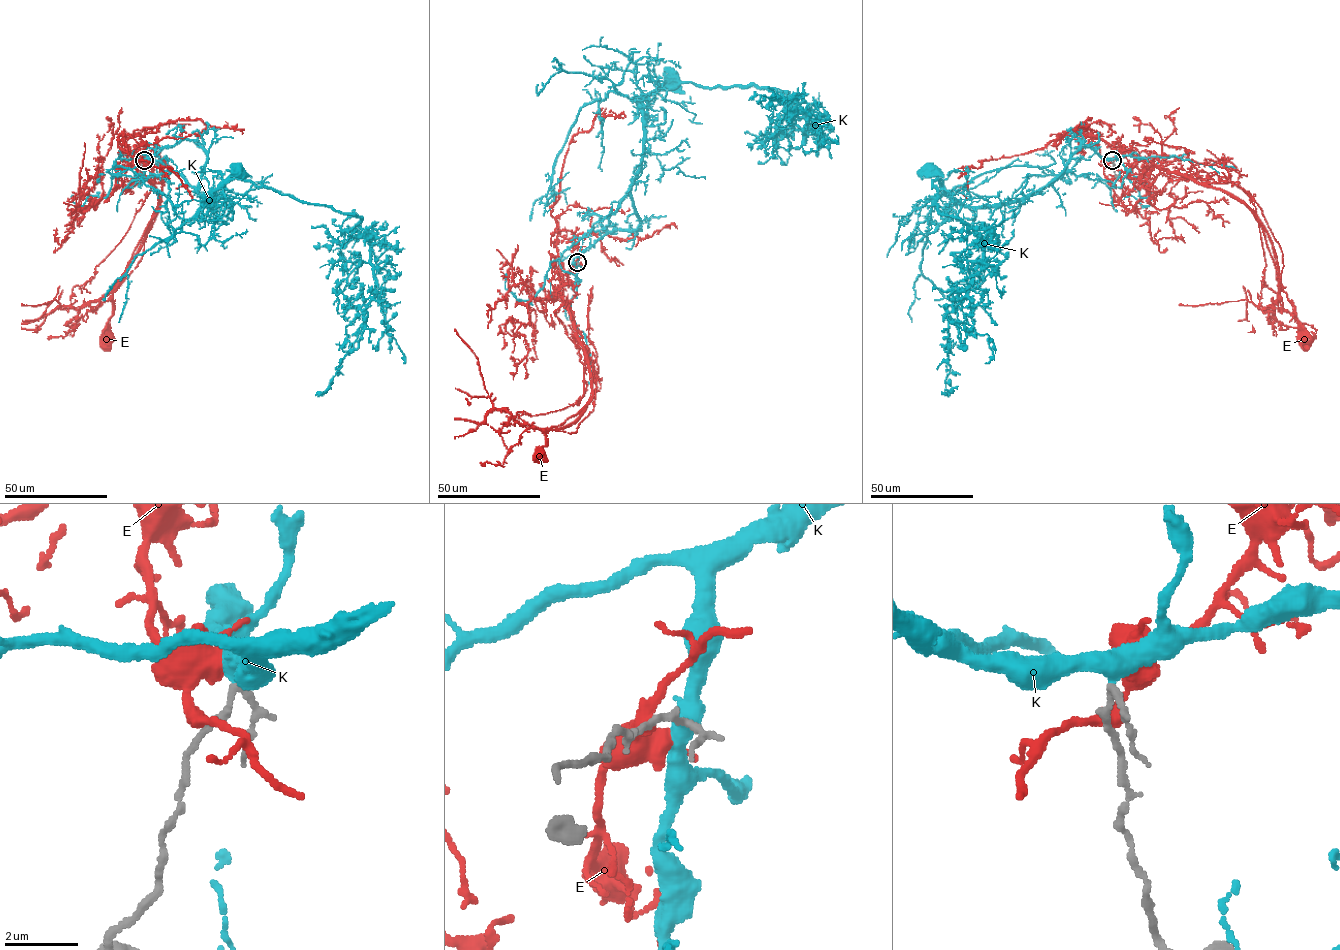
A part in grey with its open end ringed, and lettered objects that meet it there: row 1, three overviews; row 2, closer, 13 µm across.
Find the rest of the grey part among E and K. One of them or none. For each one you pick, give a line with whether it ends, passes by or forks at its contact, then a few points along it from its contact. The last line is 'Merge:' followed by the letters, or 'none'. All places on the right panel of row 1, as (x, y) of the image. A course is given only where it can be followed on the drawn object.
K: it passes by | via (1112, 160), (1080, 139), (1067, 165), (1043, 187), (986, 206), (961, 204), (943, 187), (939, 172), (925, 169)
Merge: K

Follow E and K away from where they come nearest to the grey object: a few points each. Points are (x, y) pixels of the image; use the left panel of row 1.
E: (143, 162), (137, 147), (127, 151), (127, 162), (158, 191), (159, 205), (111, 289), (107, 336)
K: (144, 160), (165, 146), (184, 139), (194, 139), (207, 156), (198, 190), (210, 207), (209, 196), (237, 169)

